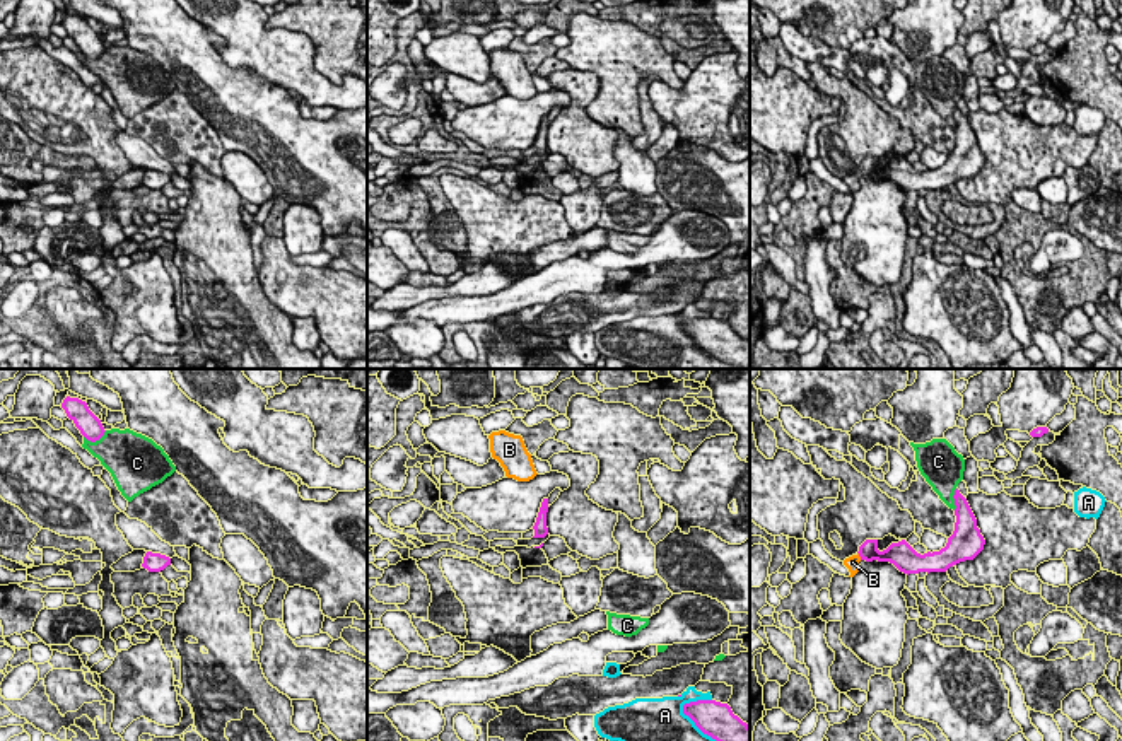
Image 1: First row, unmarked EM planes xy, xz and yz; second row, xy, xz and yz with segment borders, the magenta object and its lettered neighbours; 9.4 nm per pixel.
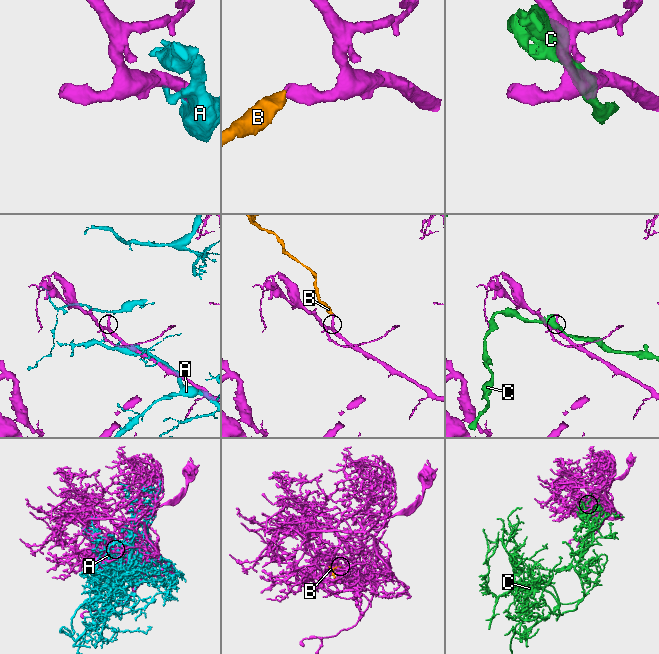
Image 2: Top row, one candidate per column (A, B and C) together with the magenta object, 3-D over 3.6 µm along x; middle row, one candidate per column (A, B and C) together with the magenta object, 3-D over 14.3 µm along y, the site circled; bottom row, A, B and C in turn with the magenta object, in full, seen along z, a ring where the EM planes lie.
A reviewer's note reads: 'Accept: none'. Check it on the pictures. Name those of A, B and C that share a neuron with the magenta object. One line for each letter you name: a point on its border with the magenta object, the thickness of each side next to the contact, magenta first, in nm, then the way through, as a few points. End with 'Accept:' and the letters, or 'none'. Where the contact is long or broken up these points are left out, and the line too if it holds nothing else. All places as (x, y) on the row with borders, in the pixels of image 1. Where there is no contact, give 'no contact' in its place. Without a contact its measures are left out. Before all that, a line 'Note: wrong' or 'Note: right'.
Note: wrong
B: meets magenta in yz at (859, 555); 180 nm thick on the magenta side, 130 nm on the other; runs through yz (868, 550), (859, 555), (853, 562)
Accept: B

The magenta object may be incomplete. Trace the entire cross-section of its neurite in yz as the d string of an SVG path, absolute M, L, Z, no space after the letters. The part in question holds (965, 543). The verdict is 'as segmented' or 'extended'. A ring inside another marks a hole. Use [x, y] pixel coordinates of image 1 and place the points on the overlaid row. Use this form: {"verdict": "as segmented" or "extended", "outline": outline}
{"verdict": "extended", "outline": "M955 490L955 531L948 538L948 543L939 551L927 551L924 555L917 553L905 540L891 543L886 550L878 550L878 540L866 540L859 551L844 560L844 565L849 569L854 577L859 570L861 560L866 562L890 562L903 574L919 574L919 572L946 572L950 567L973 560L985 545L980 529L977 528L977 519L967 502L967 499Z"}

